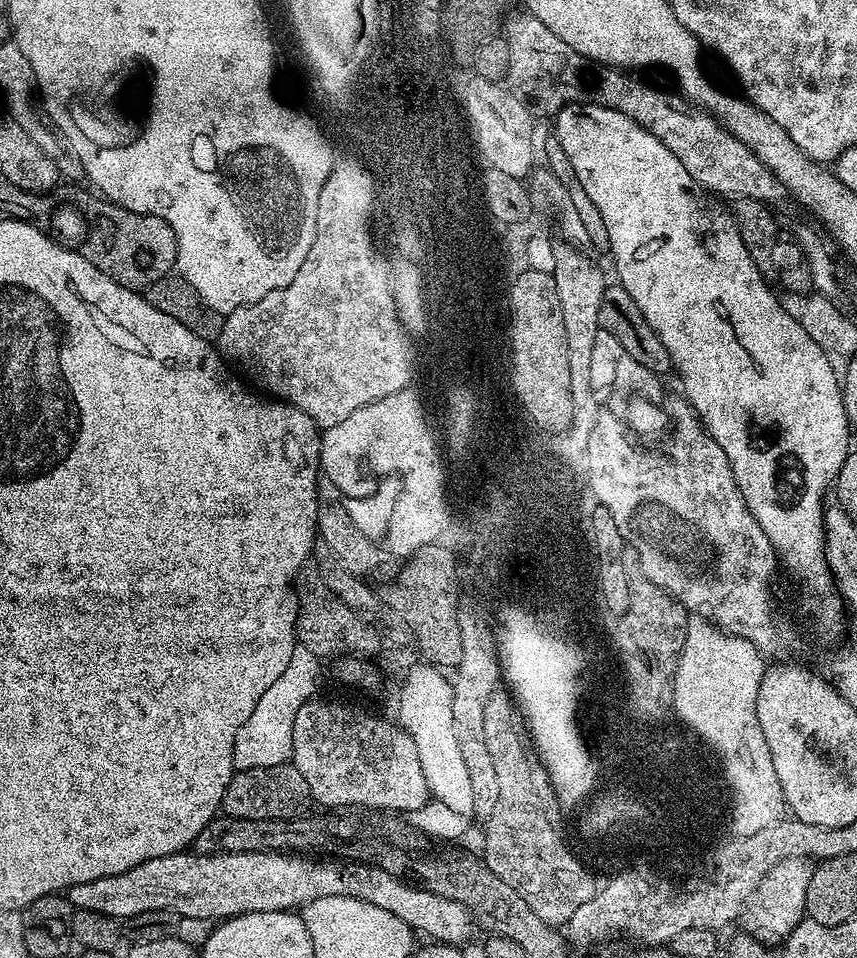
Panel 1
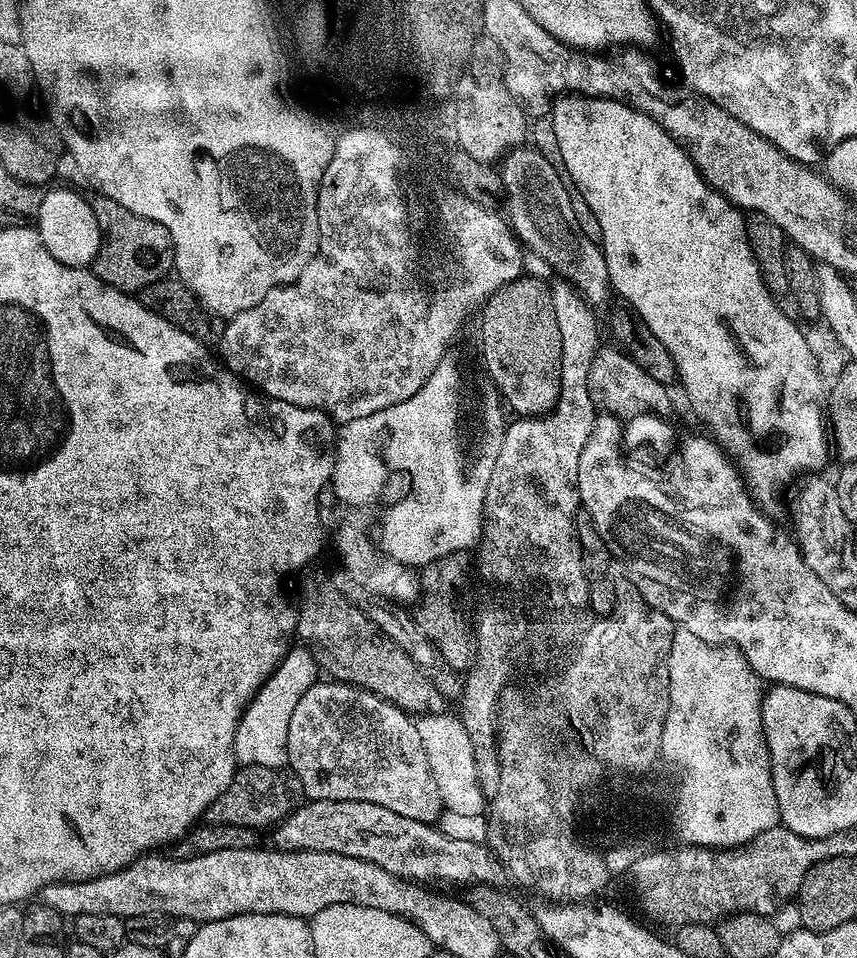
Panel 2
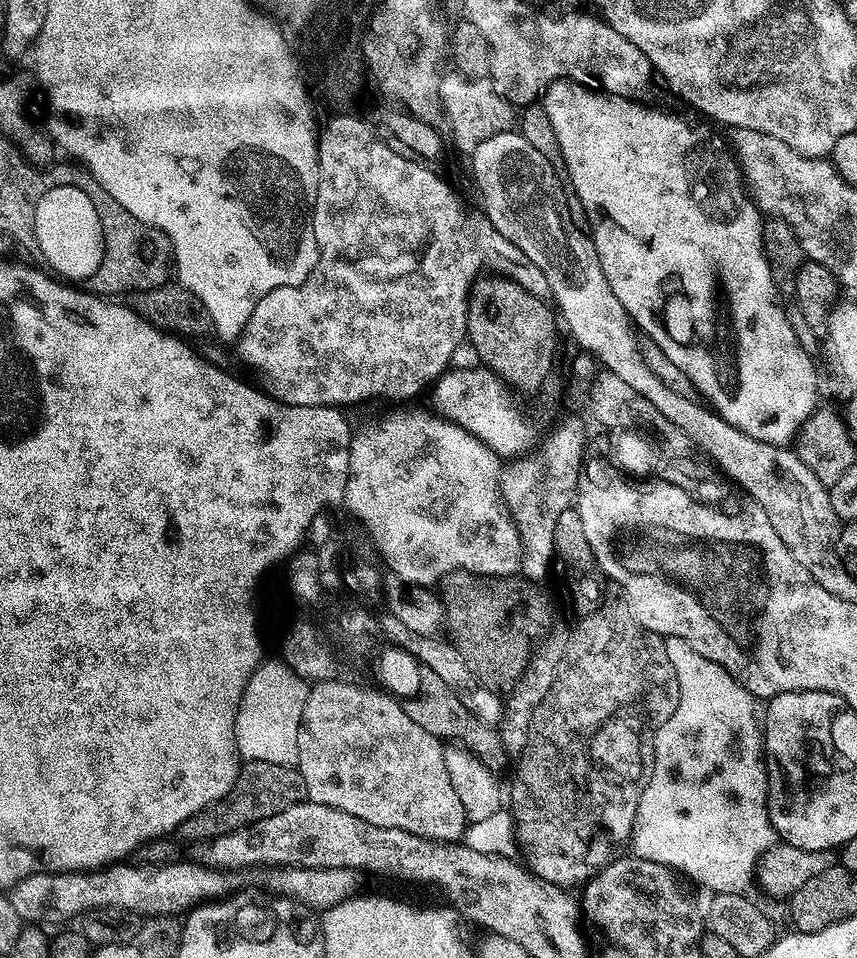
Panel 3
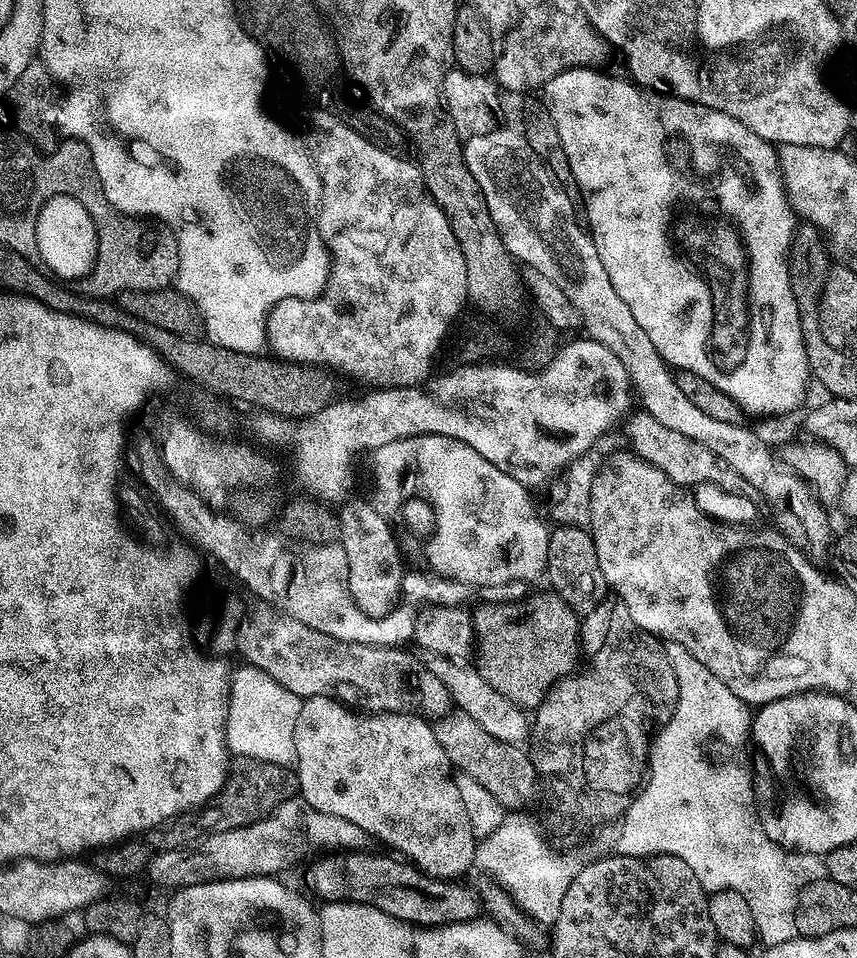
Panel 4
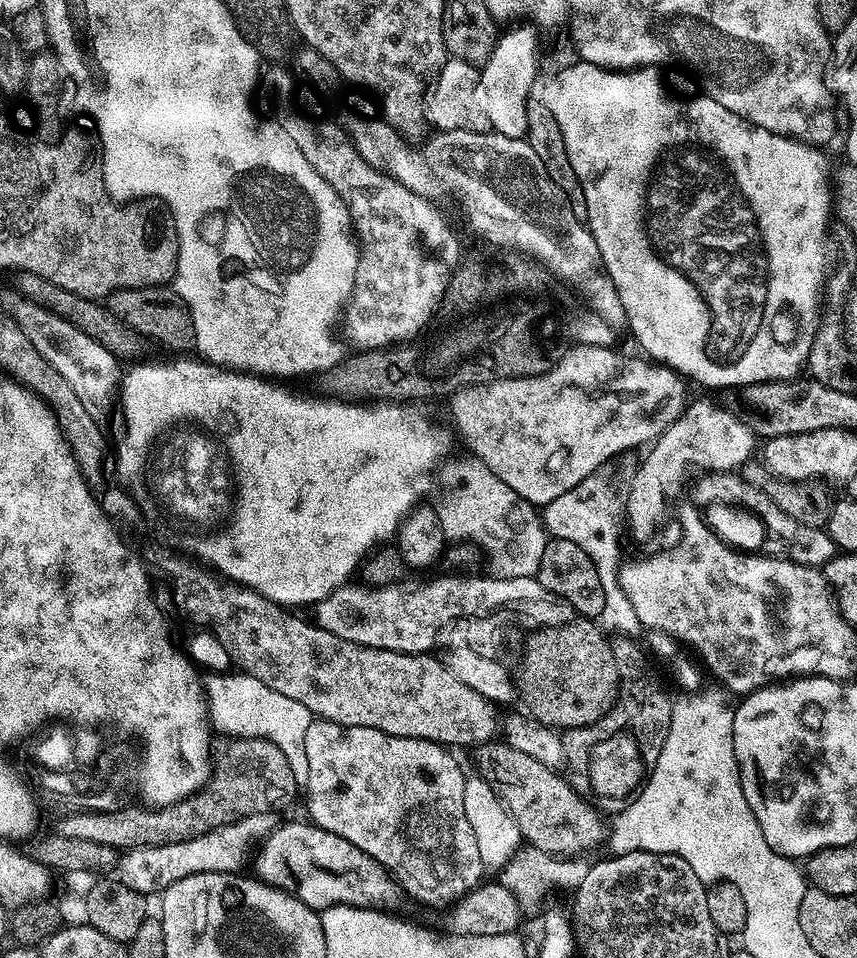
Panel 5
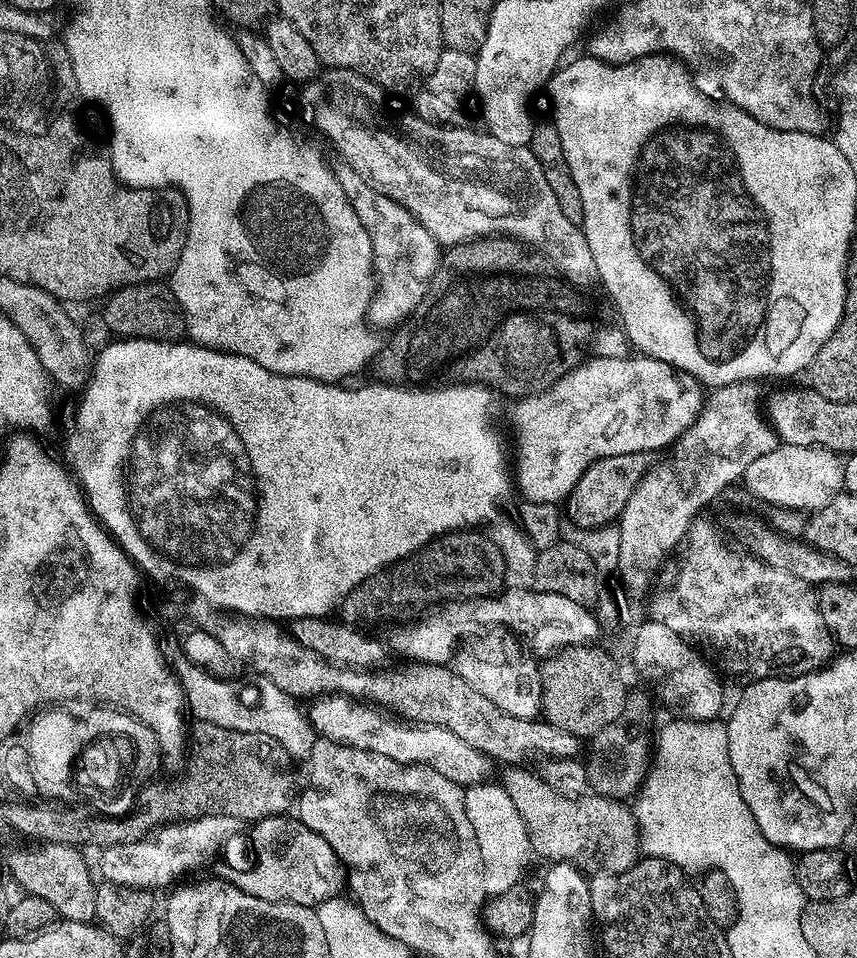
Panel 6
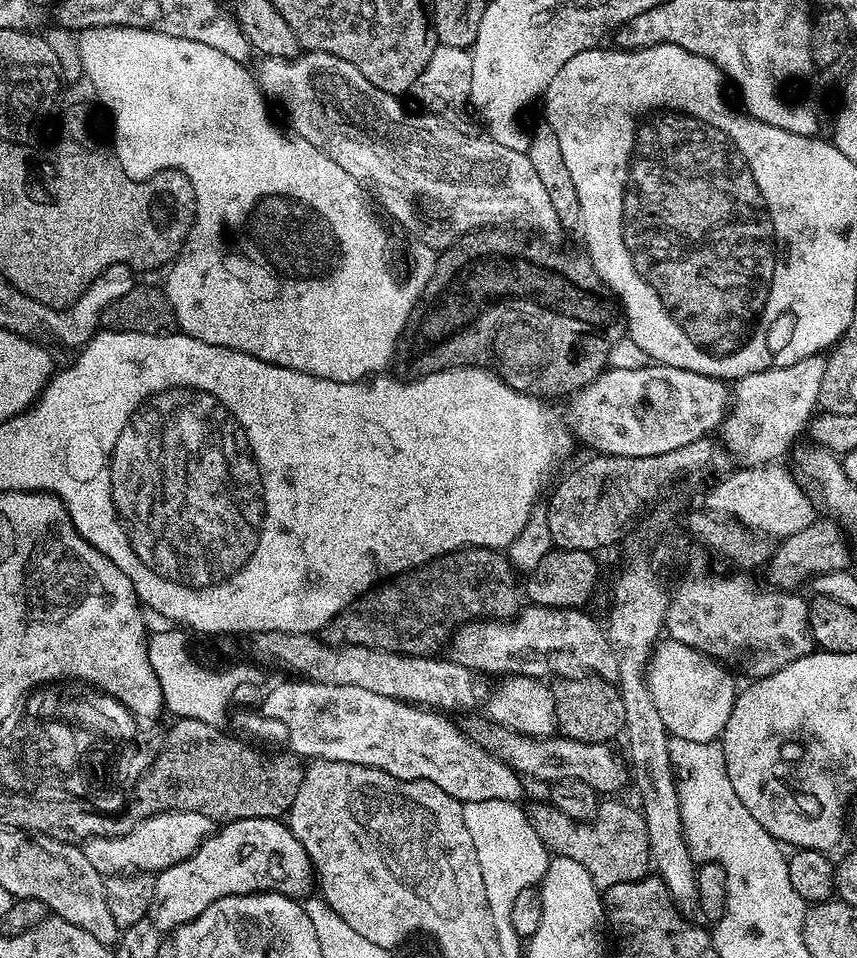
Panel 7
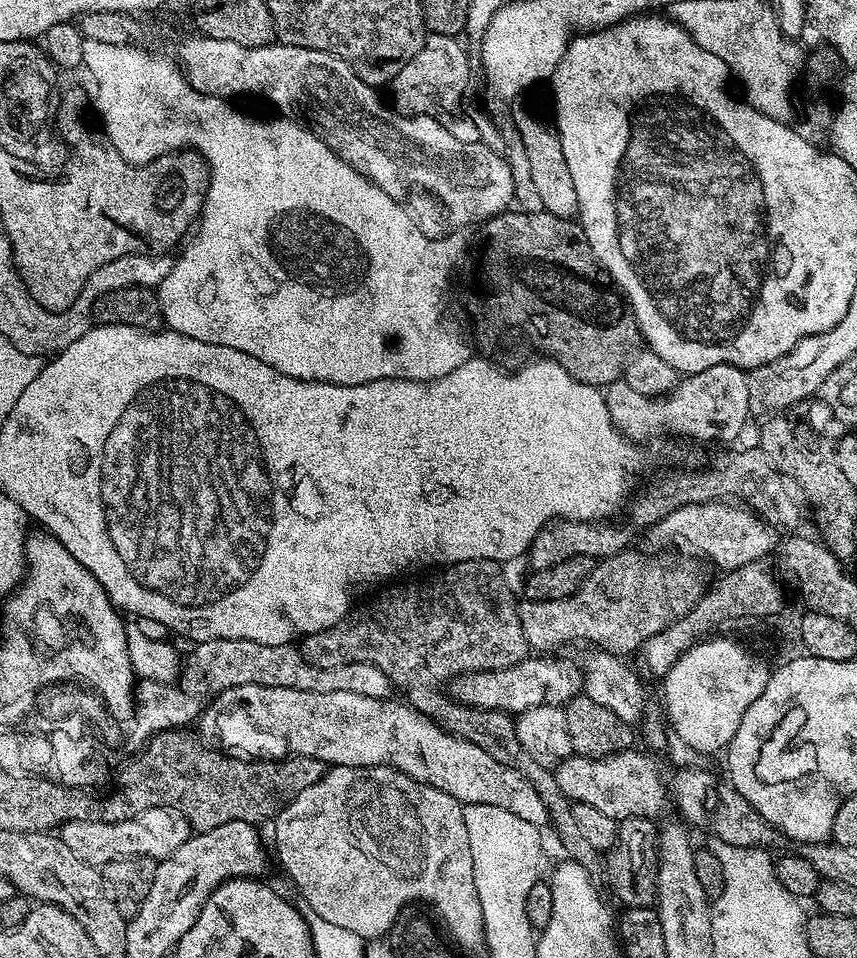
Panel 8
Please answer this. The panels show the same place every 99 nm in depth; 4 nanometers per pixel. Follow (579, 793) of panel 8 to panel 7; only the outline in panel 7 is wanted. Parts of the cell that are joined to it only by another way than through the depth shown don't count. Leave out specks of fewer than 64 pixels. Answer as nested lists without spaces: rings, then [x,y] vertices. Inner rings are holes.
[[[476,714],[465,715],[468,717],[462,720],[464,733],[497,760],[509,764],[515,772],[520,773],[521,777],[533,776],[536,780],[548,780],[547,782],[581,780],[589,784],[597,794],[616,794],[616,791],[630,780],[630,772],[621,753],[619,756],[608,744],[578,742],[559,734],[527,736],[496,723],[487,715],[472,715]]]

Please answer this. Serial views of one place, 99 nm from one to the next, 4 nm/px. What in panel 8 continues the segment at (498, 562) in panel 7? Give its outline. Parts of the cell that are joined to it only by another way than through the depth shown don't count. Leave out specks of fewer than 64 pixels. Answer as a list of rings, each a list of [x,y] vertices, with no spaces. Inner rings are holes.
[[[495,560],[458,562],[425,575],[428,576],[425,580],[408,578],[403,582],[381,587],[372,594],[377,596],[369,595],[363,602],[357,603],[341,620],[334,622],[334,626],[303,637],[298,644],[300,654],[306,662],[319,668],[337,668],[354,662],[376,664],[378,670],[389,676],[399,691],[401,688],[402,691],[408,692],[406,700],[413,708],[417,708],[424,716],[431,716],[447,732],[453,732],[466,742],[474,742],[474,746],[482,746],[482,750],[486,750],[486,754],[490,754],[494,762],[510,766],[510,770],[517,771],[532,783],[541,795],[542,802],[548,807],[550,828],[556,831],[556,836],[564,847],[563,855],[569,860],[578,862],[578,866],[586,866],[586,870],[594,878],[600,878],[606,872],[602,852],[590,846],[589,840],[581,835],[580,828],[571,814],[573,801],[569,800],[566,794],[562,794],[562,786],[558,786],[555,771],[542,766],[523,749],[521,742],[518,741],[515,719],[509,713],[496,712],[493,708],[467,708],[445,693],[444,697],[442,693],[435,692],[428,685],[444,683],[447,685],[453,678],[462,676],[465,672],[492,672],[495,668],[509,668],[529,657],[530,649],[522,631],[521,618],[518,616],[518,596],[512,593],[512,588],[500,568],[503,567]]]

